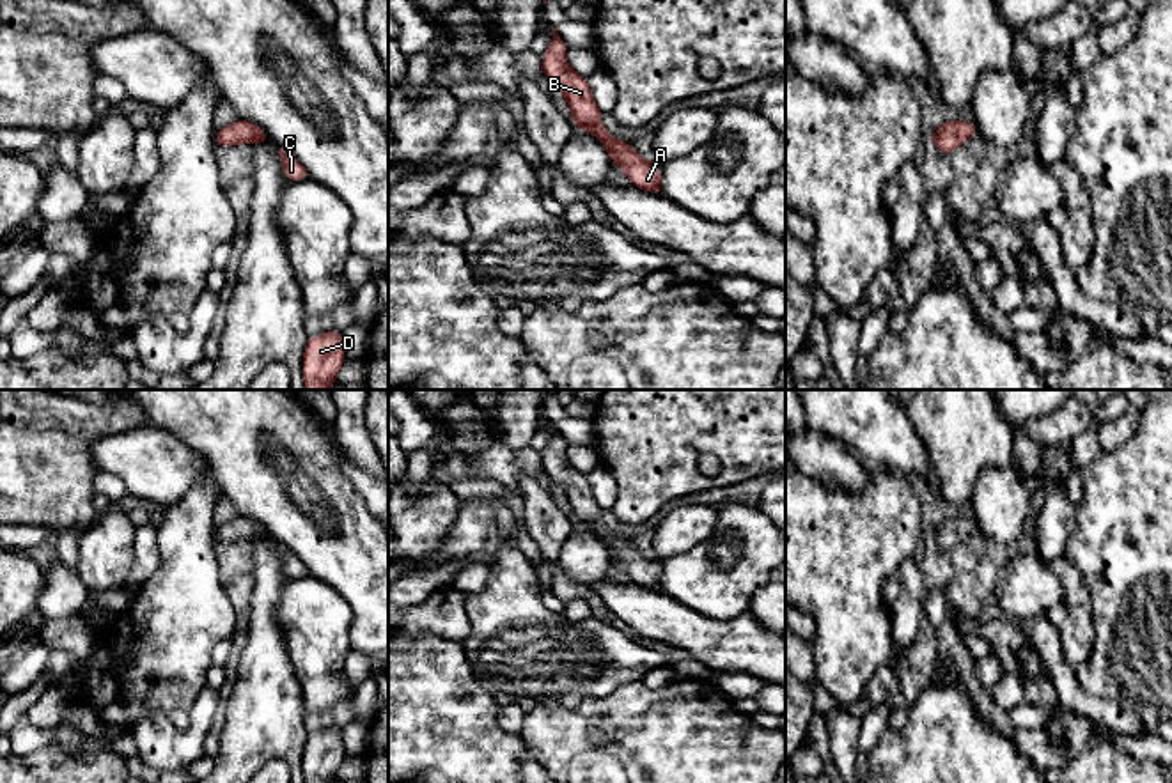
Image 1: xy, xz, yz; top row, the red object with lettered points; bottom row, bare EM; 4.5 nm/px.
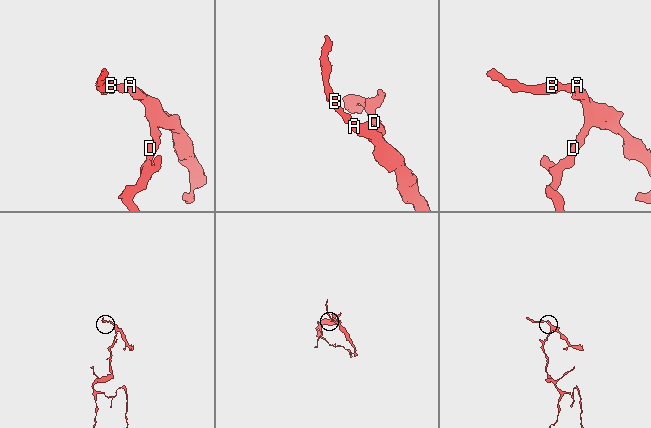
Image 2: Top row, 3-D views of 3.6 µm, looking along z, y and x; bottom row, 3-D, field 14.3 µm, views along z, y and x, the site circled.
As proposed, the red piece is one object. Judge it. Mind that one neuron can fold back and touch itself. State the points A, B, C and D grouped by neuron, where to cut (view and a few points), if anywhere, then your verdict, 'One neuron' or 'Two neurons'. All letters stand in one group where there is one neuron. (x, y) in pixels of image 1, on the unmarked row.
Groups: A B C D. No split. One neuron

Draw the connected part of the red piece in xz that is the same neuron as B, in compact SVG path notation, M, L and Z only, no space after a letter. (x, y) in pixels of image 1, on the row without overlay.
M550 423L553 427L553 436L546 452L541 454L543 466L551 482L555 482L567 498L576 524L587 526L608 546L612 562L626 567L633 583L654 592L663 592L658 562L654 558L642 556L631 540L613 535L601 524L603 510L594 500L587 475L578 473L569 464L566 459L567 443L557 430L555 423Z

